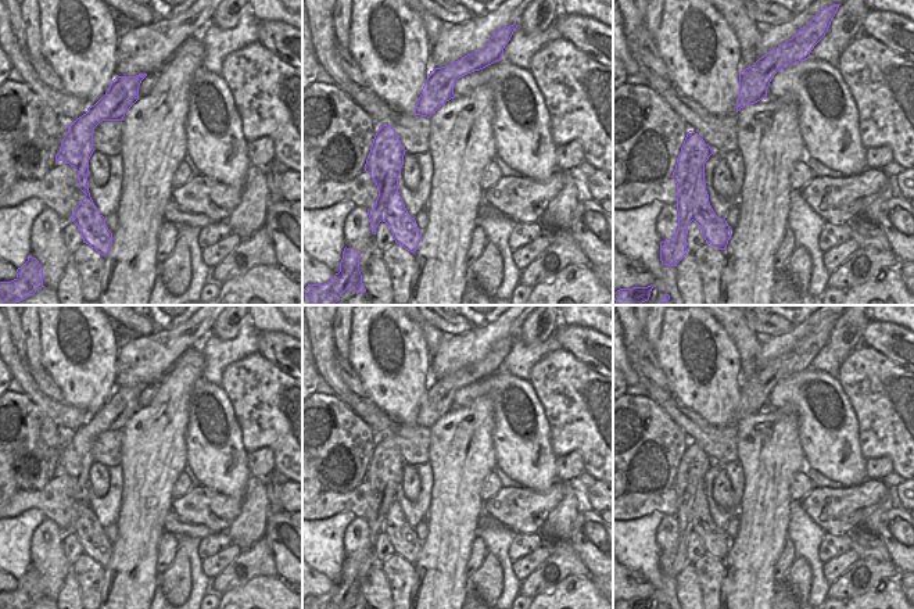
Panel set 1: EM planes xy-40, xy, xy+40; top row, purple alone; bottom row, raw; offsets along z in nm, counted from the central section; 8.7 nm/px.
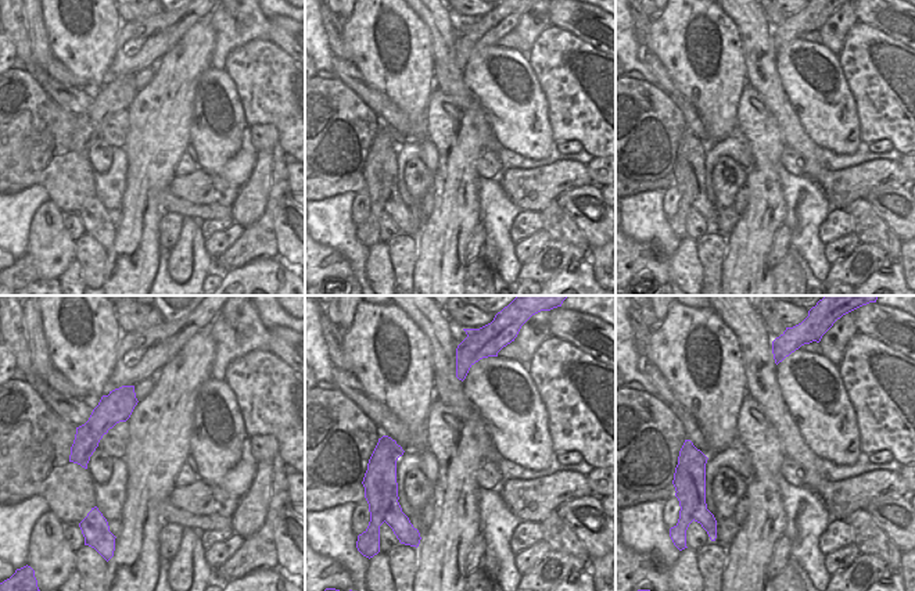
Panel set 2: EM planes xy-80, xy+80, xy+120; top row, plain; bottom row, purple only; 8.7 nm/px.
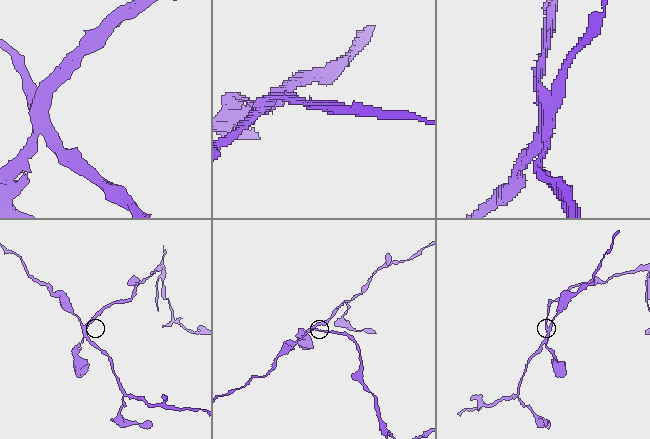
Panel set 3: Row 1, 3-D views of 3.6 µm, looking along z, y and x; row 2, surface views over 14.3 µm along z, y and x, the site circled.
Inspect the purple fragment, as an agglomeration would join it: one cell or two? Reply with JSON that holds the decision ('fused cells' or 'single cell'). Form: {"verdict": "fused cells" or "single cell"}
{"verdict": "fused cells"}

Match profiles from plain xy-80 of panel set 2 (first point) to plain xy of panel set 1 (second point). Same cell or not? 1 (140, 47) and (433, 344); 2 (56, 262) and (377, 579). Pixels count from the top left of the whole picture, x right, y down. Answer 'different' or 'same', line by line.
1: different
2: different

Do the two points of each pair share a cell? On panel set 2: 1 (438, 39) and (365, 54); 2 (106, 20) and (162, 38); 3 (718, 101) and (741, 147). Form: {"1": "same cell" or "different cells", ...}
{"1": "different cells", "2": "different cells", "3": "different cells"}

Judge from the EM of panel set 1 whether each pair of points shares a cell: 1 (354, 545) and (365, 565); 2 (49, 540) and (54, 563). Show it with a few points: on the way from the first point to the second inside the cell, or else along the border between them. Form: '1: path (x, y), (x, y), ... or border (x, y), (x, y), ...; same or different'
1: path (358, 550), (365, 556), (365, 561); same
2: path (49, 545), (49, 558); same

